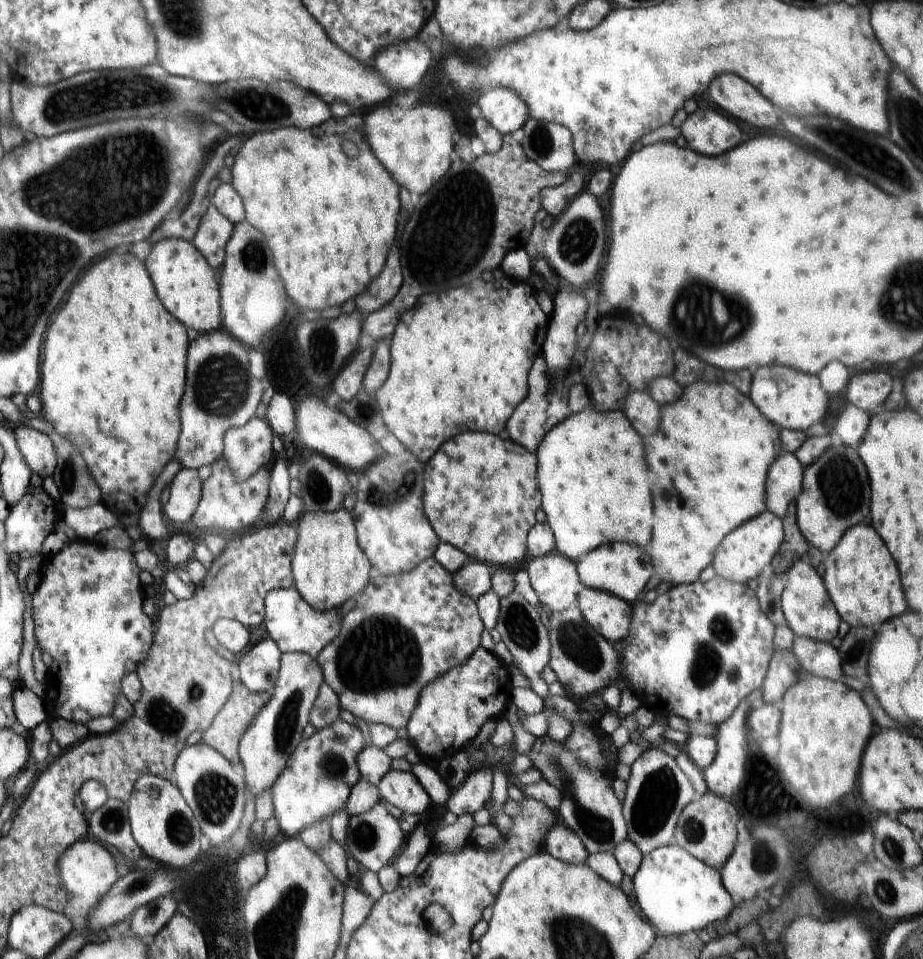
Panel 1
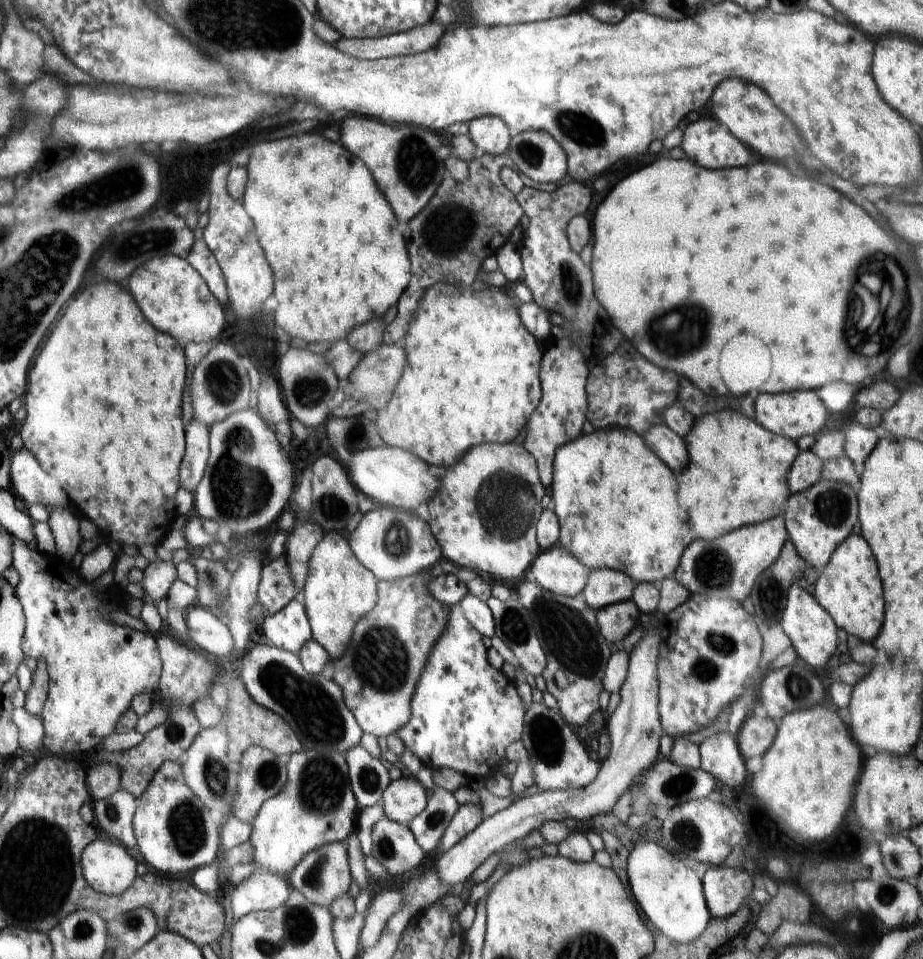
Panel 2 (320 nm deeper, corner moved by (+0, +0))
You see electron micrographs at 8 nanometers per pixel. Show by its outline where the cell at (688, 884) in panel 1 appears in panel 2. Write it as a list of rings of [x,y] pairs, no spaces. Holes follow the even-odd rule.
[[[658,842],[636,843],[629,851],[627,860],[628,889],[645,918],[676,943],[690,943],[706,930],[711,922],[711,911],[707,907],[703,882],[696,872],[676,860],[669,850],[658,846]]]

